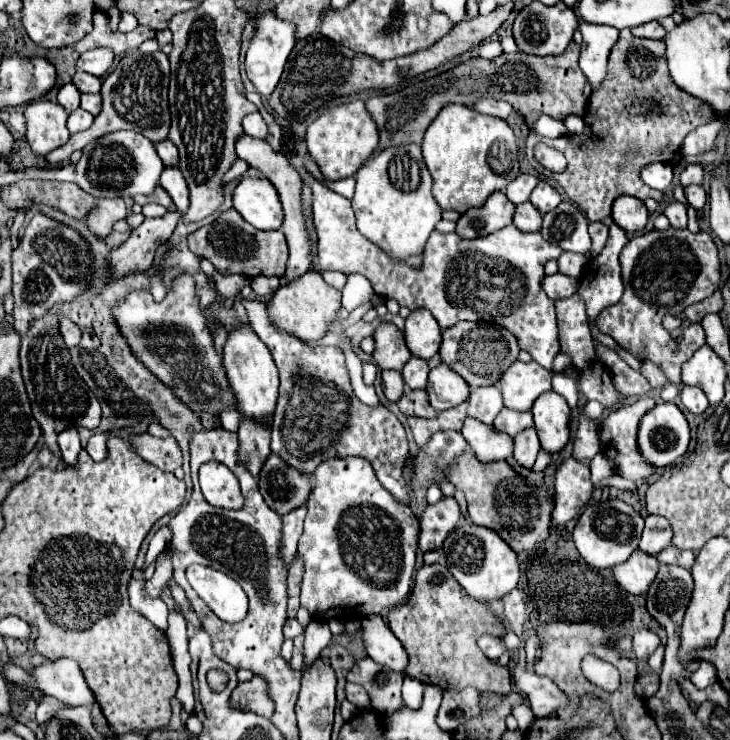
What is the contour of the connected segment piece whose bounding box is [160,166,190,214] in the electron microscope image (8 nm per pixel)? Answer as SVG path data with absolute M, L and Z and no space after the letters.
M176 166L174 168L164 168L160 186L164 186L164 190L170 194L178 212L184 214L190 206L190 190L188 190L188 184L186 184L180 168L176 168Z

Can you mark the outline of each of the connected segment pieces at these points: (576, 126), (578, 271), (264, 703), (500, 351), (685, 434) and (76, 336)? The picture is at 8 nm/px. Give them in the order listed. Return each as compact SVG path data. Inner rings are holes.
M570 114L570 116L566 116L564 126L566 126L566 130L568 130L570 134L580 134L580 132L584 130L584 120L582 120L582 116L578 116L578 114Z
M562 252L562 256L558 258L560 272L566 274L566 276L574 276L574 278L582 276L584 264L586 264L586 256L584 254L576 254L576 252Z
M252 678L248 682L238 684L230 696L230 704L236 710L254 712L264 718L274 712L274 704L266 696L266 682L262 678Z
M458 322L452 328L446 328L442 332L442 346L440 346L440 358L444 364L448 364L454 372L458 372L470 388L478 386L492 386L498 384L502 374L508 370L512 362L516 362L520 352L516 336L506 330L500 324L494 322Z
M658 402L638 430L642 456L654 466L670 466L682 458L690 444L690 428L682 410L674 402Z
M60 316L60 326L58 326L58 330L60 330L60 334L62 334L62 338L64 338L64 342L66 342L68 348L78 344L78 340L80 340L80 330L78 330L78 326L72 324L70 318Z

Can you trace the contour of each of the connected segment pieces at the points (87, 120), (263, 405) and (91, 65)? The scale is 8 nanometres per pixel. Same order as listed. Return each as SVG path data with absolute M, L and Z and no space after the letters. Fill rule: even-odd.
M78 108L76 112L72 112L68 116L68 130L74 134L74 132L82 132L86 128L90 128L94 122L94 116L82 108Z
M242 324L242 326L236 326L234 332L230 332L224 344L224 370L230 382L232 394L236 396L236 406L238 406L240 416L270 424L274 418L278 386L280 386L278 368L272 360L268 346L256 336L256 332L252 332L250 326Z
M94 48L94 50L88 50L88 52L80 54L78 70L100 78L112 66L112 60L114 60L114 52L110 52L108 48Z

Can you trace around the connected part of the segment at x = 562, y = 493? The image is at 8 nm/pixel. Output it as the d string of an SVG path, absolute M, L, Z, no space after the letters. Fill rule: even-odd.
M566 460L554 480L556 492L556 508L552 512L552 520L556 526L564 526L576 514L580 514L582 506L592 496L592 482L590 482L590 464L578 464L578 460Z

